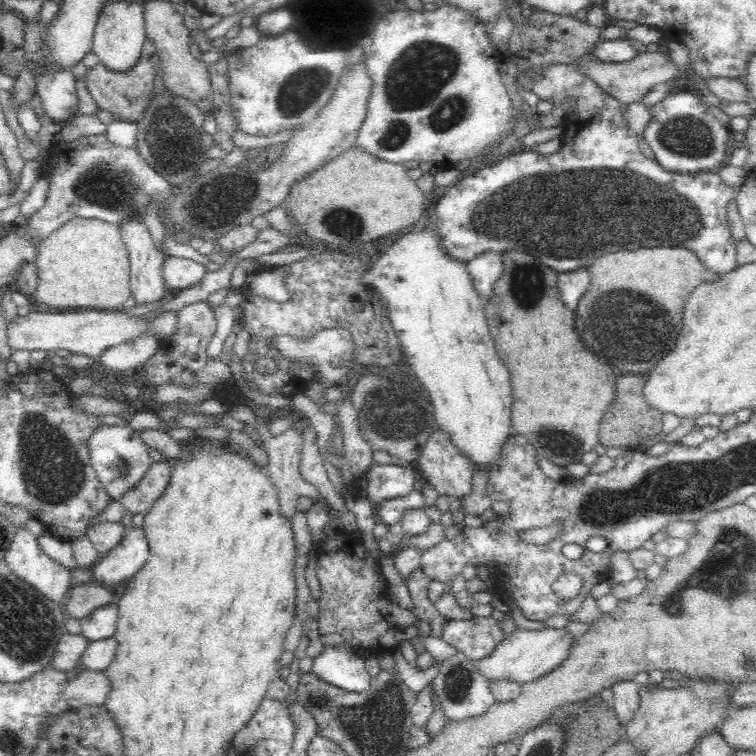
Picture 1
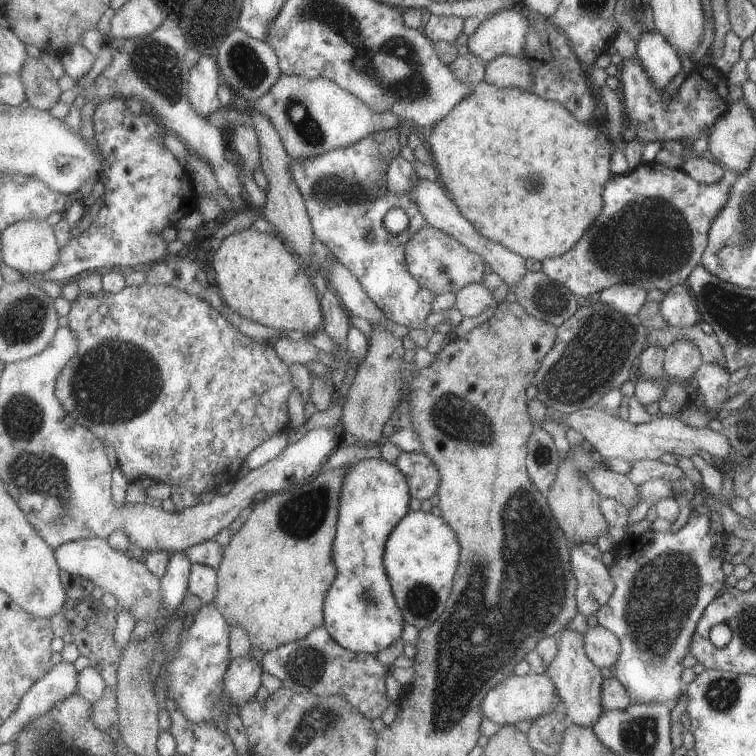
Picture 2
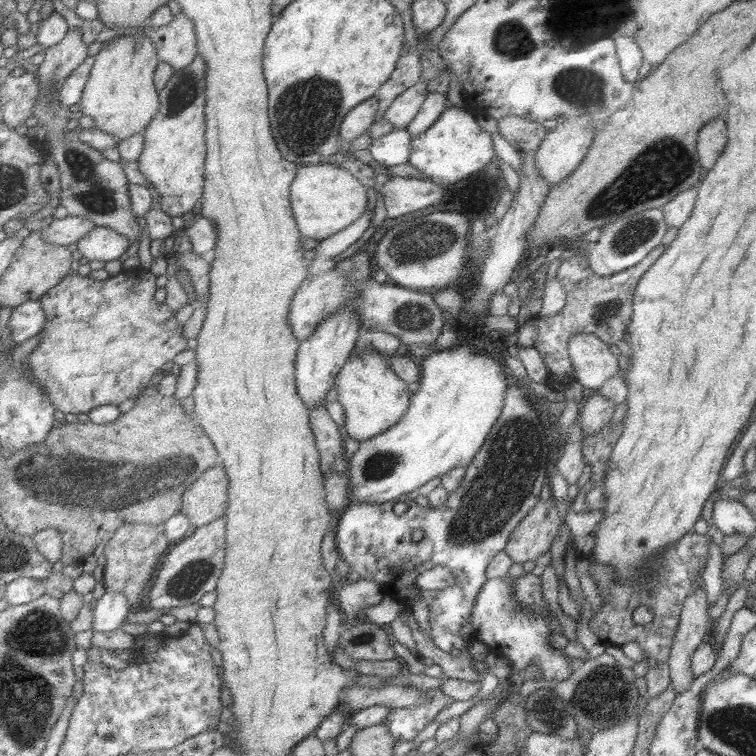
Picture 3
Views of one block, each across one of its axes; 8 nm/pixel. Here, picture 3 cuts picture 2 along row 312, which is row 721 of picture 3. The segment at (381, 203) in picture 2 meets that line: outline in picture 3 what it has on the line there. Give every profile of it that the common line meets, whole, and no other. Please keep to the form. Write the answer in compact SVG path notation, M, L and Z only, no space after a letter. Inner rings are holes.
M432 688L428 690L430 701L426 705L420 705L414 709L396 709L392 715L386 720L386 724L395 734L397 740L414 740L422 730L428 728L428 724L442 712L448 708L454 698L444 693L441 688Z

